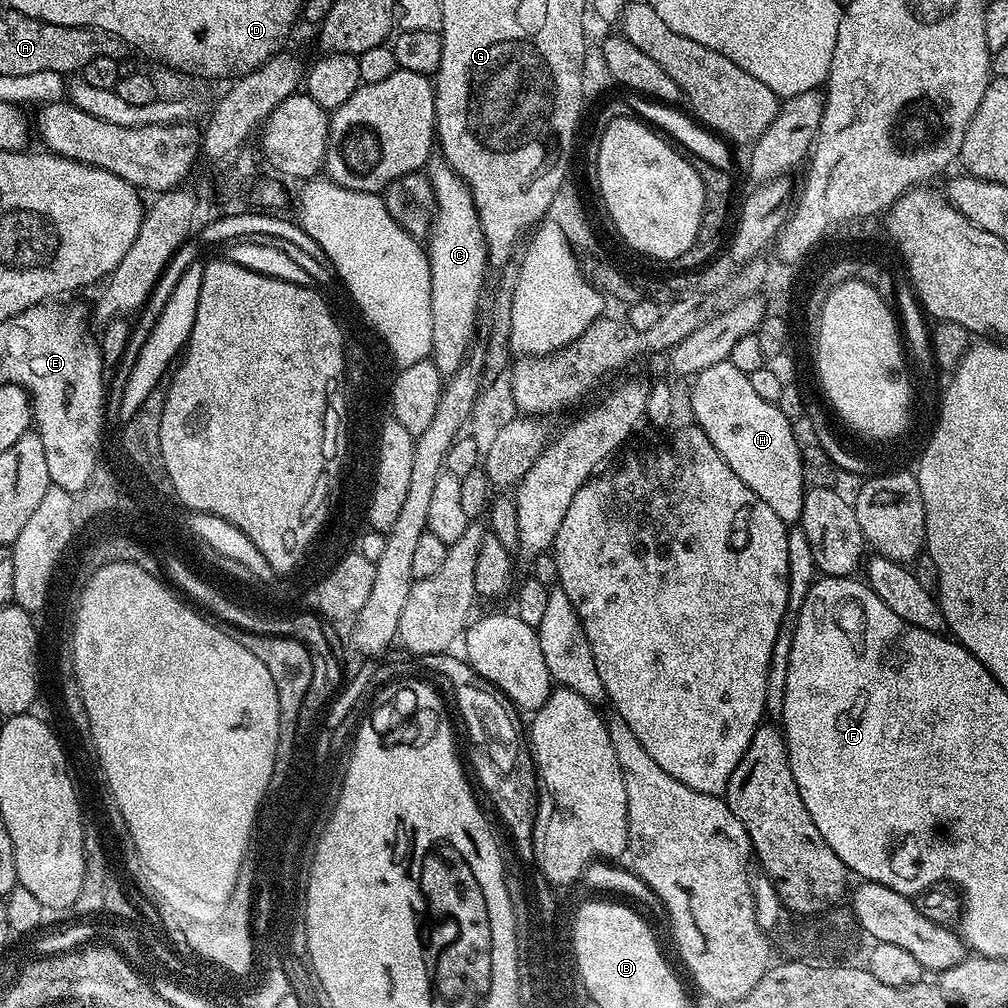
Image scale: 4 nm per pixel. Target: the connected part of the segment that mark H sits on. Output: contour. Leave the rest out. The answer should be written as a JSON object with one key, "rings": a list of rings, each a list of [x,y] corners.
{"rings":[[[728,359],[699,372],[691,384],[695,427],[701,428],[706,438],[714,442],[714,450],[722,454],[730,470],[734,470],[734,474],[738,474],[738,478],[742,478],[742,482],[746,482],[746,486],[750,486],[750,490],[754,490],[754,494],[758,494],[758,498],[762,498],[762,502],[766,502],[766,506],[770,506],[770,510],[774,510],[774,514],[778,514],[785,525],[795,525],[802,514],[806,481],[803,476],[803,460],[800,457],[801,447],[778,404],[771,404],[766,402],[766,398],[761,398],[754,386],[750,386],[748,373],[738,370],[738,366],[734,366]]]}

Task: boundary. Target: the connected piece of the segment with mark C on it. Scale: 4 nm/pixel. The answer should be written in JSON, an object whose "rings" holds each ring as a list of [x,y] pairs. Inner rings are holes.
{"rings":[[[443,162],[434,164],[431,165],[432,172],[427,173],[436,199],[436,215],[432,217],[432,226],[426,237],[434,318],[434,342],[430,359],[438,366],[441,377],[447,378],[453,376],[470,355],[472,339],[476,336],[480,295],[484,292],[484,275],[490,272],[490,265],[488,247],[472,201],[472,191],[453,168]]]}

